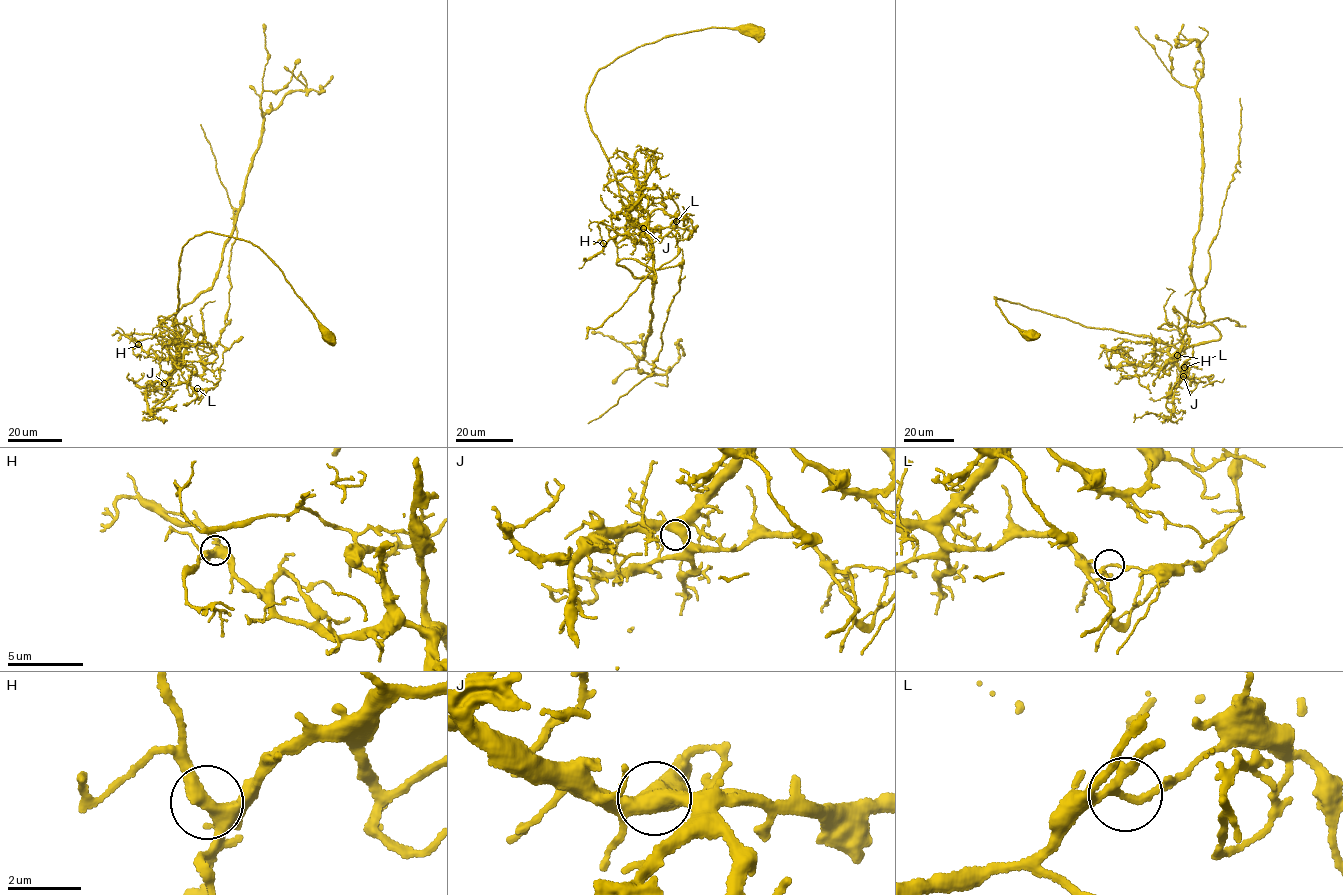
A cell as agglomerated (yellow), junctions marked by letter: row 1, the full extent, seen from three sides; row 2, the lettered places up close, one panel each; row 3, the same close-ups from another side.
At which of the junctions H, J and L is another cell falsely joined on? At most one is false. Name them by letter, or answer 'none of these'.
L

